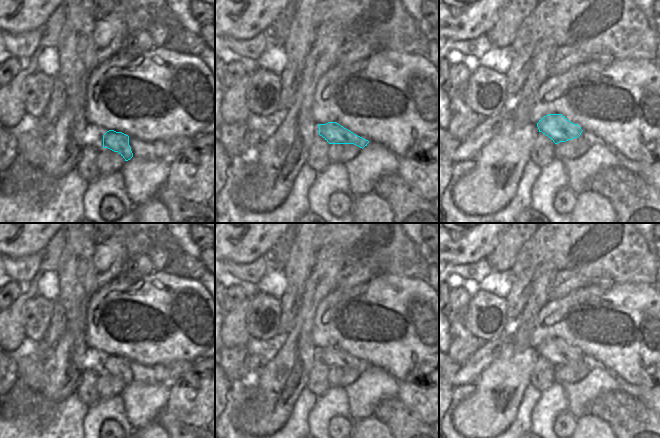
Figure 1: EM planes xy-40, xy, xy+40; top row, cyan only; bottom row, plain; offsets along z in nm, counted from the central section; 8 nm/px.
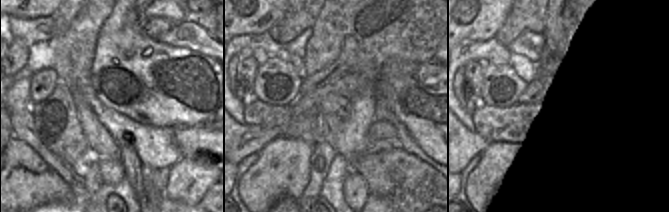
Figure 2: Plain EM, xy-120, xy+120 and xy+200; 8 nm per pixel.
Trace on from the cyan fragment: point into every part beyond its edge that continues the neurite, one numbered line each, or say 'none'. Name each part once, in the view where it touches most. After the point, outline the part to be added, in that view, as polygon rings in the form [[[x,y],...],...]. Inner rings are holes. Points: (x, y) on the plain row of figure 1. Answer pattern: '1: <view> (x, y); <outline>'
none

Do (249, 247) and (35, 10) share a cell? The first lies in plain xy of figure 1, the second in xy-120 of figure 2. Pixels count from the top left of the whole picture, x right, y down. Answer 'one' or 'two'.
one

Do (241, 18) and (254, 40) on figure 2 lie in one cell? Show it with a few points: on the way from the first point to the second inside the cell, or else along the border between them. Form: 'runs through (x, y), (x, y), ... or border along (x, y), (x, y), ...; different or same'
border along (267, 32), (237, 35), (234, 37); different

